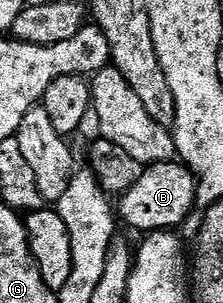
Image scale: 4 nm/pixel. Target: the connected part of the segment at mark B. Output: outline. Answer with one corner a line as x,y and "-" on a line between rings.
167,162
164,164
149,165
143,171
140,182
132,186
116,204
116,212
130,228
135,228
141,234
151,232
165,232
177,229
177,224
182,224
190,216
190,211
195,211
198,199
198,182
194,173
181,162

